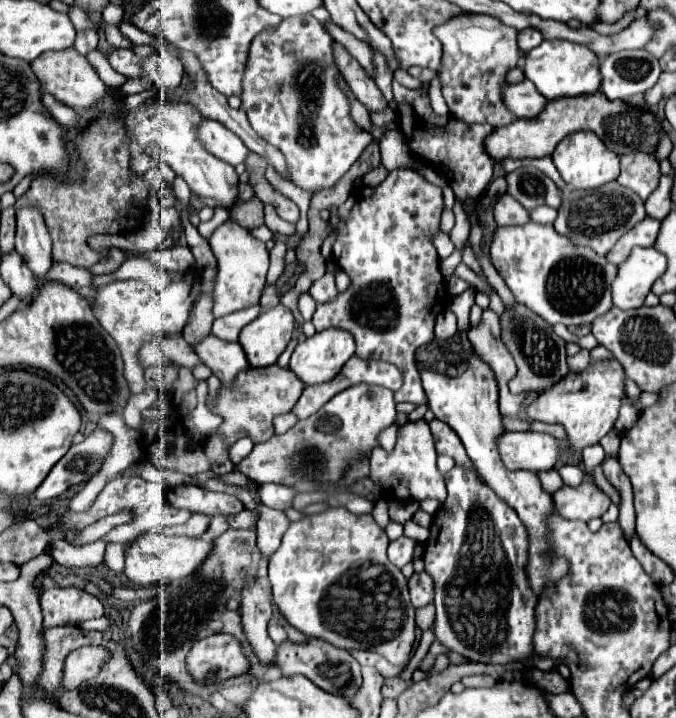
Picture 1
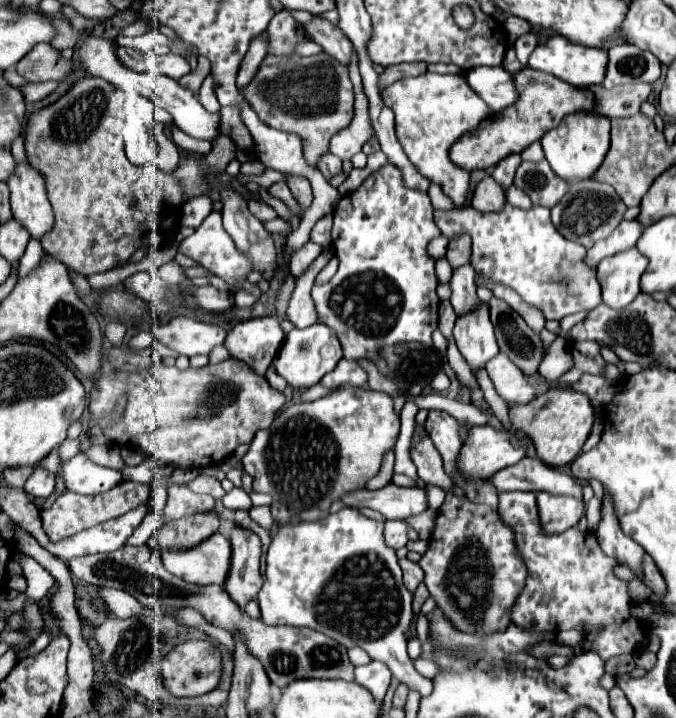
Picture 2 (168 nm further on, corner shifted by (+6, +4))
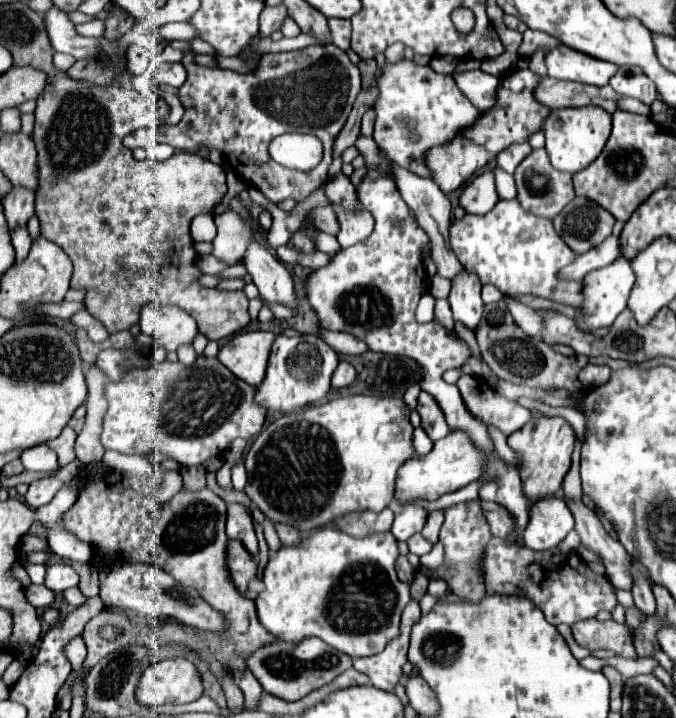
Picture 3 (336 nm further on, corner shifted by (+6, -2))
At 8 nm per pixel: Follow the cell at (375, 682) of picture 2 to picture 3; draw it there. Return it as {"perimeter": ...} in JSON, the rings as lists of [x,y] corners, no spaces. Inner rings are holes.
{"perimeter":[[[410,599],[402,613],[400,621],[400,635],[392,639],[382,653],[354,659],[354,669],[368,675],[370,683],[378,689],[392,691],[402,677],[402,665],[406,663],[406,651],[410,641],[410,627],[420,619],[420,605],[418,601]]]}

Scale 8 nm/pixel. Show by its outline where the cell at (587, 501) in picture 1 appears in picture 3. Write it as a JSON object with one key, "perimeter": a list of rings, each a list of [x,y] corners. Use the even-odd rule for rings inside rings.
{"perimeter":[[[546,497],[530,507],[530,519],[524,529],[524,545],[534,551],[556,547],[574,529],[574,517],[568,505],[558,497]]]}

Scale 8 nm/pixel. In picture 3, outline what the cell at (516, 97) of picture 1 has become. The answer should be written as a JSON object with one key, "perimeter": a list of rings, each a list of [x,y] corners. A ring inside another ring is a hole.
{"perimeter":[[[482,69],[454,71],[452,77],[454,77],[456,85],[460,87],[460,91],[472,101],[472,105],[476,109],[486,111],[496,101],[496,87],[500,83],[498,77],[484,73]]]}

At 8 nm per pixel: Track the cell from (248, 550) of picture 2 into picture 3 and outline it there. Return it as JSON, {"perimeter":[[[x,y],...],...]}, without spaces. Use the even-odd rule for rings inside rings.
{"perimeter":[[[230,503],[228,505],[228,521],[226,521],[226,533],[230,539],[240,539],[244,547],[256,555],[258,553],[258,541],[254,533],[254,521],[242,503]]]}

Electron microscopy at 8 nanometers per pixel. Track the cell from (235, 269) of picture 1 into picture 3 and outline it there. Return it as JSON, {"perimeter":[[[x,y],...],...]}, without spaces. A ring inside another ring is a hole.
{"perimeter":[[[234,211],[216,215],[214,221],[218,227],[218,235],[212,241],[212,245],[214,245],[212,255],[226,263],[236,263],[238,259],[244,257],[252,237],[254,237],[252,227],[246,225],[244,219]]]}

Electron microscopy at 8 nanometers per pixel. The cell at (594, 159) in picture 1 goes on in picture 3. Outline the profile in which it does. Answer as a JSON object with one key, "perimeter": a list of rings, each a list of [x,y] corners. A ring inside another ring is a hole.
{"perimeter":[[[564,107],[552,109],[544,119],[544,135],[546,135],[546,151],[550,155],[552,167],[558,171],[576,173],[590,165],[598,153],[604,149],[612,127],[612,115],[602,107]]]}

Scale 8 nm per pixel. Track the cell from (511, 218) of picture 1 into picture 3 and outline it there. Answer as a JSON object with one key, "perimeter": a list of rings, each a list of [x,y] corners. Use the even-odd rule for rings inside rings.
{"perimeter":[[[484,171],[474,177],[460,195],[460,205],[474,215],[486,215],[498,203],[492,171]]]}

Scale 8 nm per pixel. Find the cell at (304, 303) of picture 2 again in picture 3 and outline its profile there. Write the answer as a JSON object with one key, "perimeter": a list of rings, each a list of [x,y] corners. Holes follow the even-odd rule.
{"perimeter":[[[322,331],[326,343],[330,347],[334,347],[338,353],[348,353],[348,355],[360,355],[364,353],[368,347],[364,341],[356,339],[354,335],[350,333],[344,333],[344,331]]]}

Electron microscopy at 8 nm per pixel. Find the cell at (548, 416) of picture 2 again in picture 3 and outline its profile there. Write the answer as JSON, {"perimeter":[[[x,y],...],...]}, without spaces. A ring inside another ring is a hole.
{"perimeter":[[[542,417],[538,421],[526,423],[520,431],[508,437],[508,445],[520,457],[520,477],[522,491],[534,503],[536,499],[556,495],[562,487],[562,479],[570,469],[572,451],[574,451],[576,435],[566,419],[562,417]]]}

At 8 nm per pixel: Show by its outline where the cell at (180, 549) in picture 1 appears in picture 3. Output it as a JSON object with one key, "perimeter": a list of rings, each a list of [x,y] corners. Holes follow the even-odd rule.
{"perimeter":[[[232,539],[228,543],[228,569],[230,569],[230,575],[232,575],[232,583],[236,583],[240,593],[246,593],[248,583],[256,575],[258,563],[238,539]]]}

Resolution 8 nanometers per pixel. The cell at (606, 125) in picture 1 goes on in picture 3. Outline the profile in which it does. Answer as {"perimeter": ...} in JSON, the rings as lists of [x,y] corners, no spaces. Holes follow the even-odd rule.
{"perimeter":[[[516,69],[510,75],[506,75],[496,91],[496,103],[488,111],[484,111],[472,127],[466,127],[456,137],[450,139],[450,143],[442,143],[438,147],[428,149],[424,155],[424,165],[430,169],[432,181],[444,191],[452,193],[460,185],[464,185],[478,169],[486,167],[496,159],[496,155],[508,147],[510,143],[528,139],[534,131],[538,131],[548,117],[548,107],[536,103],[532,99],[532,91],[540,83],[540,79],[530,69]]]}

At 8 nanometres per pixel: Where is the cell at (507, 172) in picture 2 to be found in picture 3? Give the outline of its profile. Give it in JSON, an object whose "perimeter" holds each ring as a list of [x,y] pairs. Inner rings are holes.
{"perimeter":[[[524,141],[524,143],[512,143],[510,147],[506,147],[504,151],[498,153],[496,157],[496,165],[502,167],[504,171],[510,171],[514,173],[514,169],[520,165],[520,161],[528,155],[528,151],[532,151],[530,143]]]}

